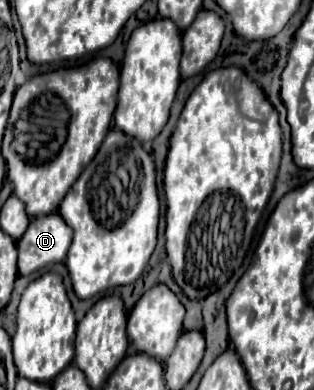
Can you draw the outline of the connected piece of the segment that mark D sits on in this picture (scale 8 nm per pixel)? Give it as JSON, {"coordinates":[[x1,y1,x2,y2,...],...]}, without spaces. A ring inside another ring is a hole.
{"coordinates":[[57,212,37,216,29,222,25,234,17,240,19,274,31,274,49,264,61,262,69,250,73,230]]}

